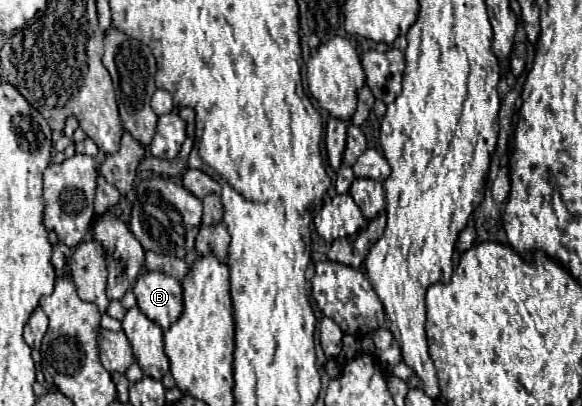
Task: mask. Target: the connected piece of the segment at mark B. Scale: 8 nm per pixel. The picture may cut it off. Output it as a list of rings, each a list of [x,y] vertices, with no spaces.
[[[144,272],[134,284],[138,308],[158,326],[168,330],[180,316],[180,282],[162,272]]]

